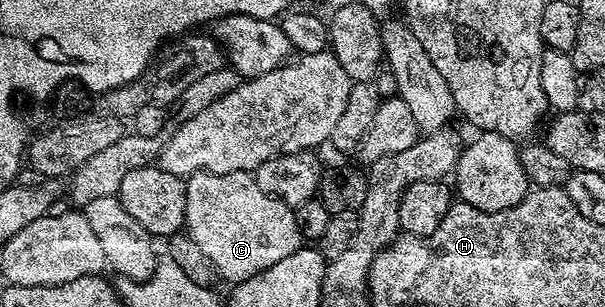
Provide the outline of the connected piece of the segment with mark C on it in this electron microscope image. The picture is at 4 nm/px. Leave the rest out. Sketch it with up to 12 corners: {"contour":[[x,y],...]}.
{"contour":[[252,173],[186,177],[185,231],[240,284],[304,247]]}

